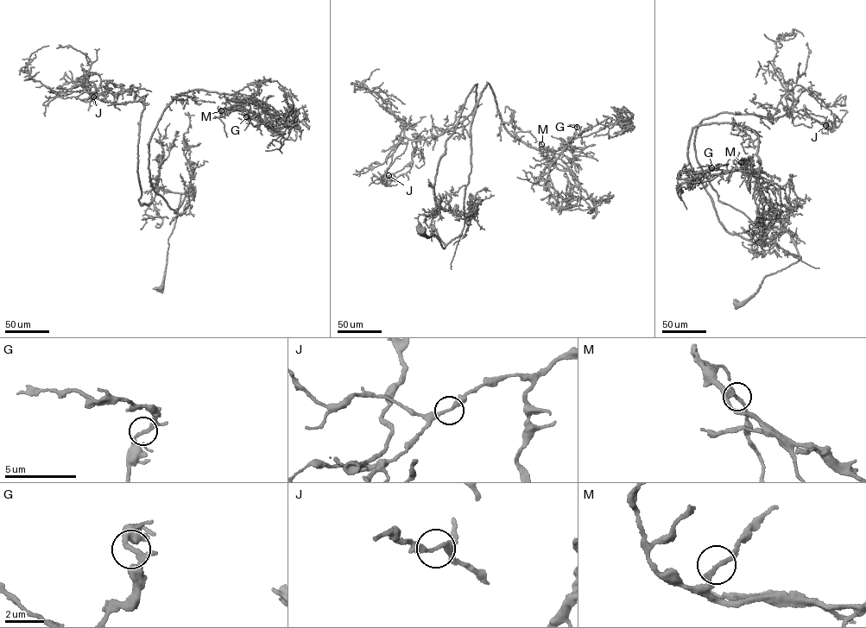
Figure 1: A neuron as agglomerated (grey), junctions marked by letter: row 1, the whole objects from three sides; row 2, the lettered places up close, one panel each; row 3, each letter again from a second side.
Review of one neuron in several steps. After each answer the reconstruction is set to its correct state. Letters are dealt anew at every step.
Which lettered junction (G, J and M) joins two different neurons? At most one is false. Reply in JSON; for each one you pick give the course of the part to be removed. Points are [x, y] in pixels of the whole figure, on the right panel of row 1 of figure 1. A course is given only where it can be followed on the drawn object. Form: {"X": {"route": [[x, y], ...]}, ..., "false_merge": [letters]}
{"false_merge": []}

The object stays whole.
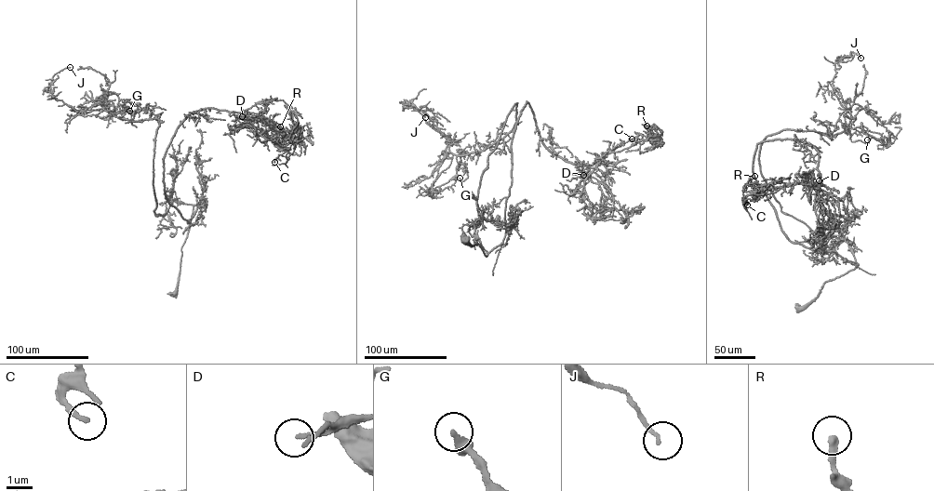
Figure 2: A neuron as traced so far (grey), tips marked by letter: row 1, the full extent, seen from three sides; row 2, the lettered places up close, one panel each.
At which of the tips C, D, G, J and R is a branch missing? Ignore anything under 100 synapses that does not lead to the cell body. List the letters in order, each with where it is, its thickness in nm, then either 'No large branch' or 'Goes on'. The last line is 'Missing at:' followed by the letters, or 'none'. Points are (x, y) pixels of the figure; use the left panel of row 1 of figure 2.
C: Place: (274, 162). Thickness 170 nm. No large branch
D: Place: (242, 116). Thickness 150 nm. No large branch
G: Place: (129, 111). Thickness 200 nm. No large branch
J: Place: (70, 67). Thickness 120 nm. No large branch
R: Place: (280, 126). Thickness 280 nm. No large branch
Missing at: none

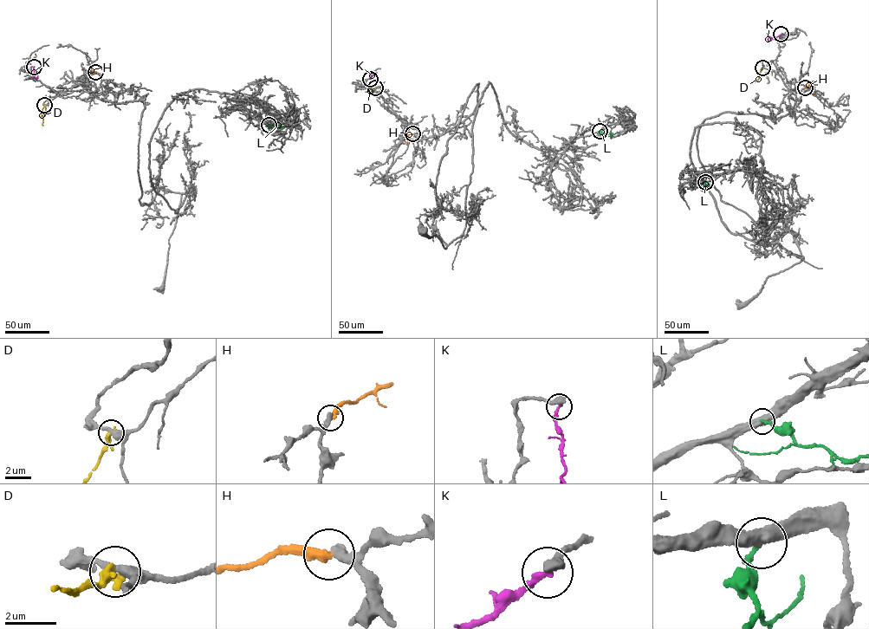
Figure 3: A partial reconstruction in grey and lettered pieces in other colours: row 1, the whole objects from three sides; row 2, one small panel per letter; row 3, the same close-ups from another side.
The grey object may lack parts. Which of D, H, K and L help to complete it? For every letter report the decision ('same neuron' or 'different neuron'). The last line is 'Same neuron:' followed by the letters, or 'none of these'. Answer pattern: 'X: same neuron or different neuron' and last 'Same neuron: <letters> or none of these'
D: different neuron
H: different neuron
K: different neuron
L: different neuron
Same neuron: none of these

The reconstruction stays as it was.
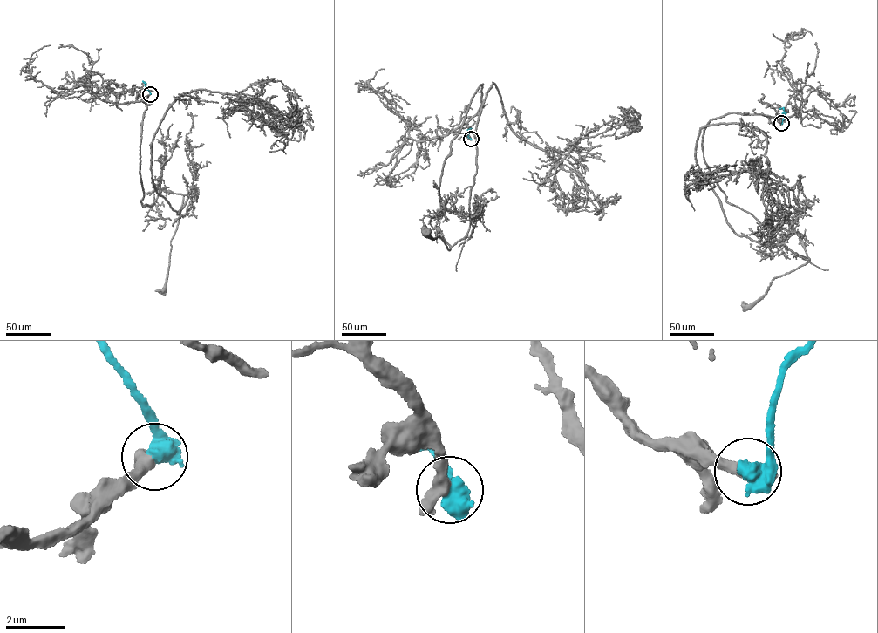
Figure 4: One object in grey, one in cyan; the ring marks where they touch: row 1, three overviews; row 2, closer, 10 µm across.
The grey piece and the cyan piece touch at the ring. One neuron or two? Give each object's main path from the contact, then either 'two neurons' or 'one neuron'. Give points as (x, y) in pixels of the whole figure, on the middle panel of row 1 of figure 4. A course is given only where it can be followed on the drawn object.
grey runs (471, 139), (467, 123), (481, 105), (482, 85), (440, 180), (435, 227), (450, 250), (427, 234); cyan runs (471, 139), (467, 137), (467, 130), (472, 128); two neurons

